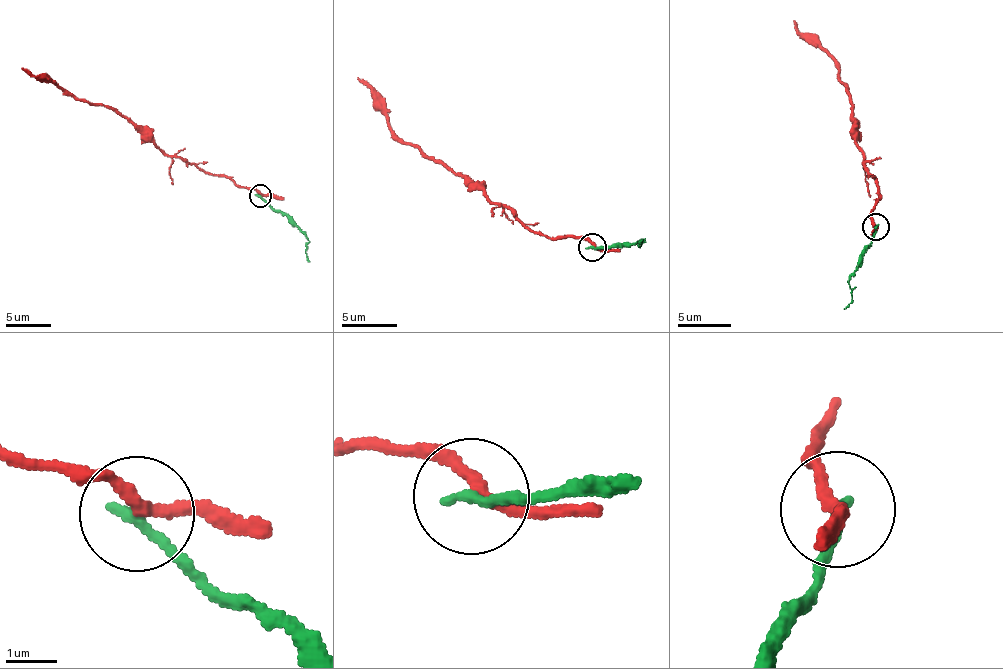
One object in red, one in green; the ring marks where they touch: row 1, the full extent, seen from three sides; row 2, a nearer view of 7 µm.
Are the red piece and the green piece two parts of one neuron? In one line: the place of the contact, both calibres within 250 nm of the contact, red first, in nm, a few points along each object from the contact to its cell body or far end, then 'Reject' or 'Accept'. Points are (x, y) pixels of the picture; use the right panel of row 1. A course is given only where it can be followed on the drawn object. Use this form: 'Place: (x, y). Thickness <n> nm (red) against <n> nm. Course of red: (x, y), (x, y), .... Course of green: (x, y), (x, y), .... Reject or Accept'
Place: (875, 226). Thickness 220 nm (red) against 220 nm. Course of red: (875, 226), (870, 213), (879, 199), (880, 190), (864, 164), (840, 69), (824, 51), (814, 47), (794, 21). Course of green: (875, 226), (866, 252), (848, 278), (851, 302), (845, 308). Reject

